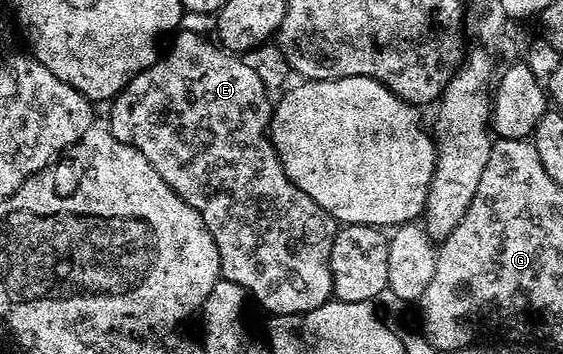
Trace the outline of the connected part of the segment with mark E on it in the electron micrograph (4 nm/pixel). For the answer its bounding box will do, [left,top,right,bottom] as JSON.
[109,32,337,314]

